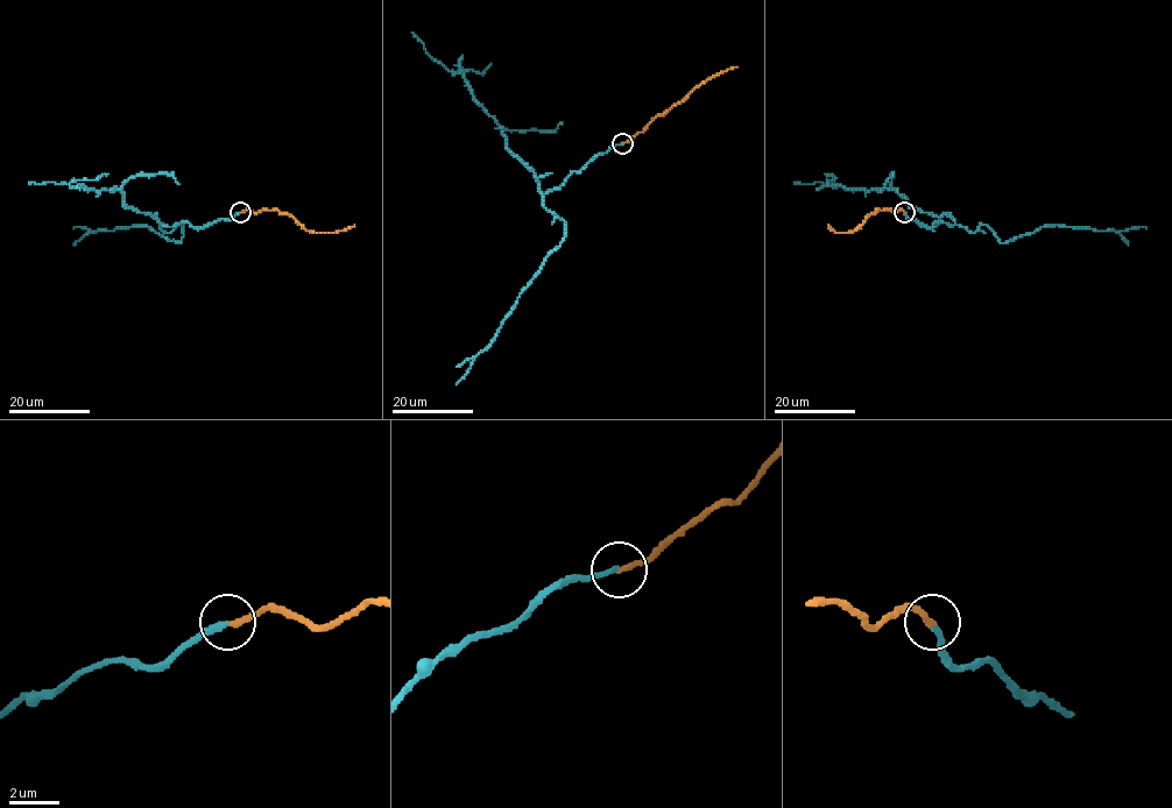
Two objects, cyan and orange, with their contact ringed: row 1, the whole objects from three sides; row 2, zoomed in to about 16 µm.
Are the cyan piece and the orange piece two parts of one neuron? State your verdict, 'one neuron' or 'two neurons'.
one neuron

